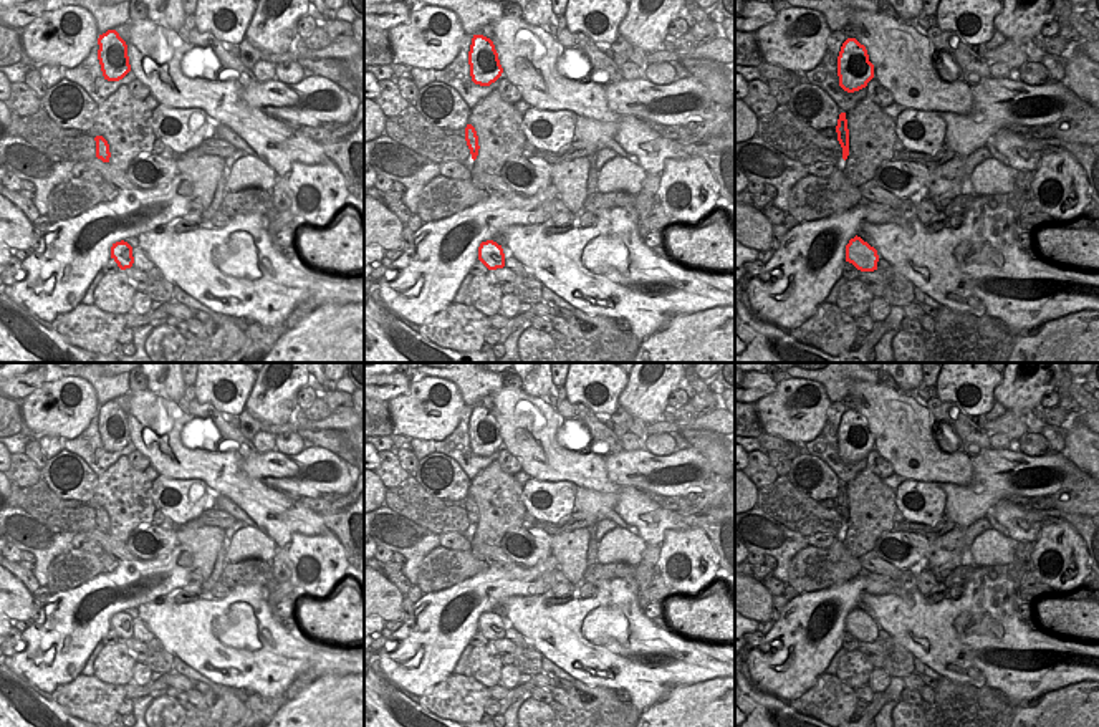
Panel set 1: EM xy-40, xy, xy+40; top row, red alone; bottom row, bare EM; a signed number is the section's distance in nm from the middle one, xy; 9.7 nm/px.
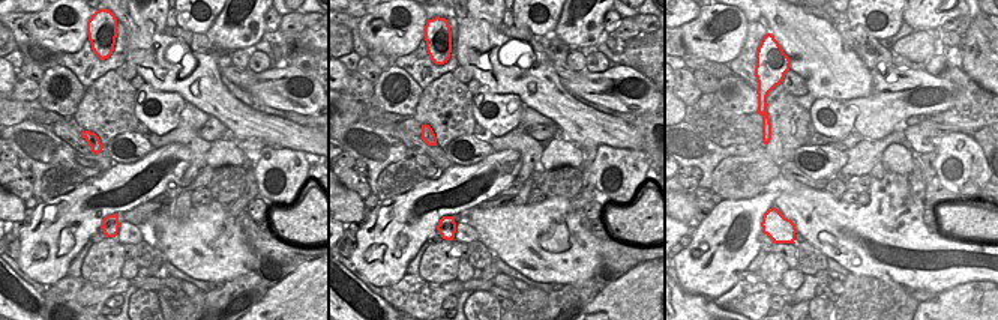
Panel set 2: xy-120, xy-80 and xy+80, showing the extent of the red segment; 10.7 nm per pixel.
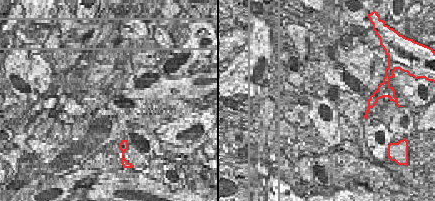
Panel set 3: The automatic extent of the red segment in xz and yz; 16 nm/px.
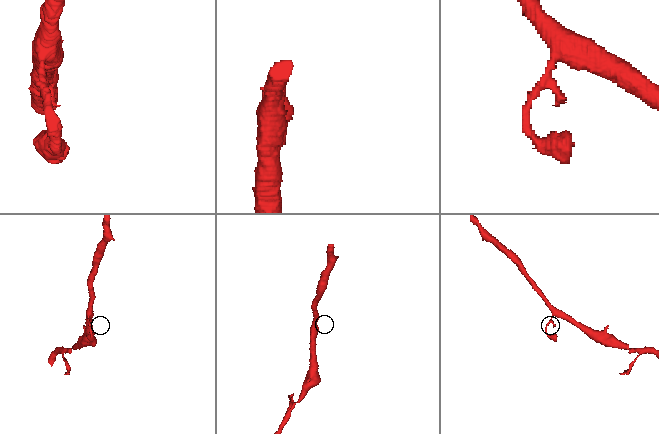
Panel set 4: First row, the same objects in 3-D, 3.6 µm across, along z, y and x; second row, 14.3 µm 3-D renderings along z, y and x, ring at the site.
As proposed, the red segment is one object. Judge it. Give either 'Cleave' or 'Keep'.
Keep

